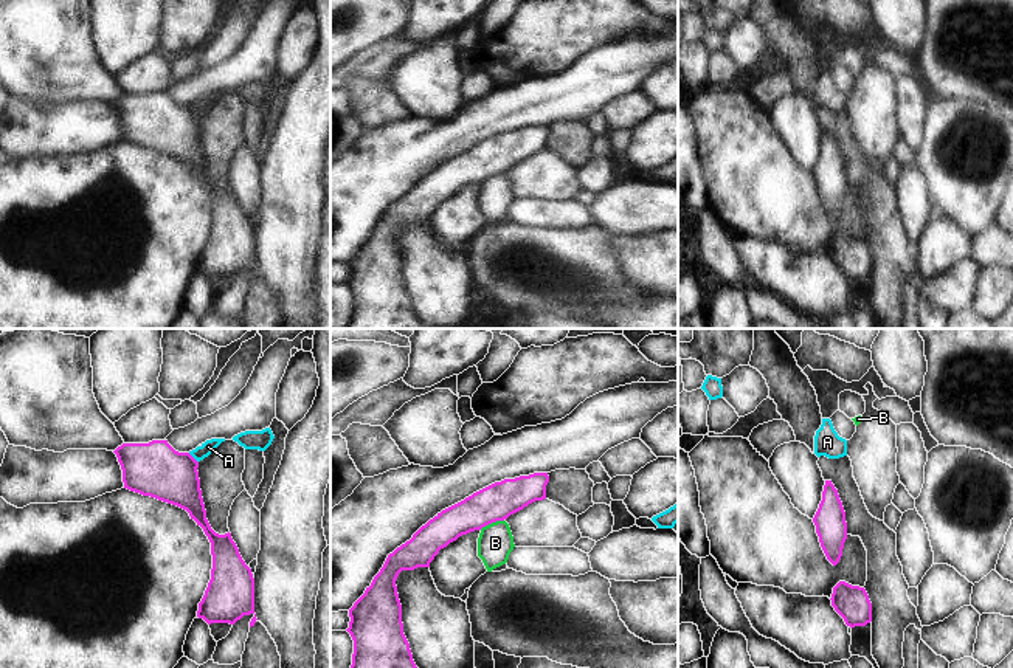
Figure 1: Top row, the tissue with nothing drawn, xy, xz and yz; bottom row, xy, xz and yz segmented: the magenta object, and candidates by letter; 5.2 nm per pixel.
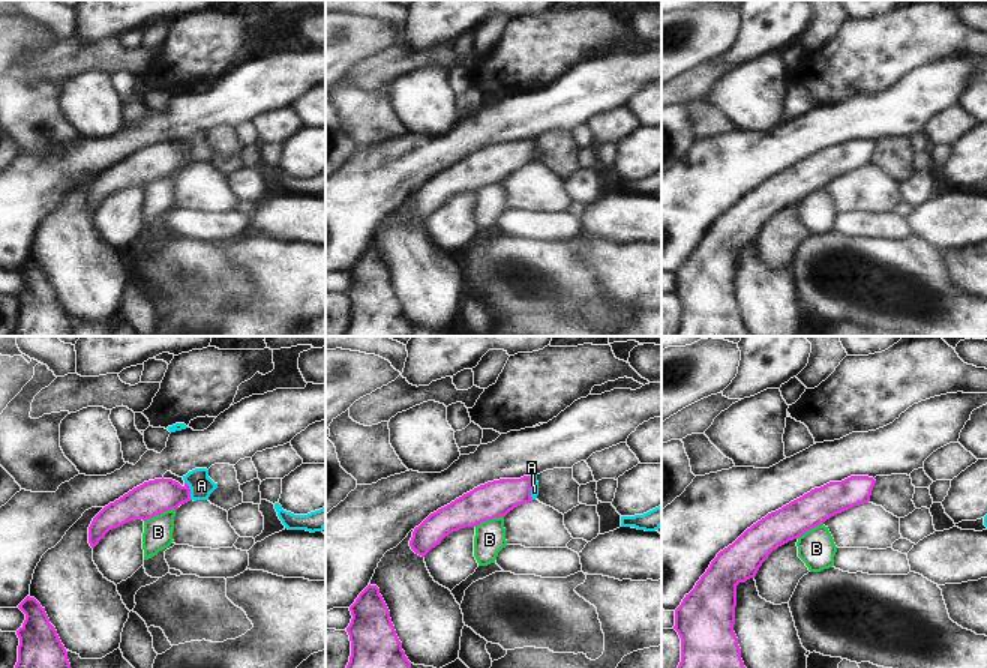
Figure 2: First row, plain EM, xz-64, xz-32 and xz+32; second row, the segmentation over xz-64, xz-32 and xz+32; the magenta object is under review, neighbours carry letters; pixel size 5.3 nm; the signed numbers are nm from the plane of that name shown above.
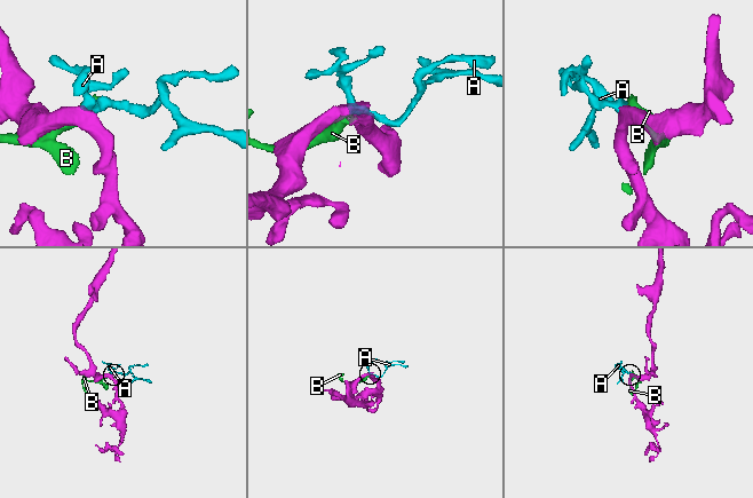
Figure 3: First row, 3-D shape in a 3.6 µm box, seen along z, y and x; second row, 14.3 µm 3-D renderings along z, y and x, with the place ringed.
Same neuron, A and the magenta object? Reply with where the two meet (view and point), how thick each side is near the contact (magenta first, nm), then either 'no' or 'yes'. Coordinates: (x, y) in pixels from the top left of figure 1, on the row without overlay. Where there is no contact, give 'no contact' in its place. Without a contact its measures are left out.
contact xy (193, 110); calibres 280 and 70 nm; no

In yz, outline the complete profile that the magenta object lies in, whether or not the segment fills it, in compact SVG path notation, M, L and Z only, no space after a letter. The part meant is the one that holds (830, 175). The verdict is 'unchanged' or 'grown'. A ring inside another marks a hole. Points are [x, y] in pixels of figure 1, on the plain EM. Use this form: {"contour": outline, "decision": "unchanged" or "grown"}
{"contour": "M825 133L822 153L813 175L827 212L836 219L847 192L847 175L842 155L831 133Z", "decision": "unchanged"}

